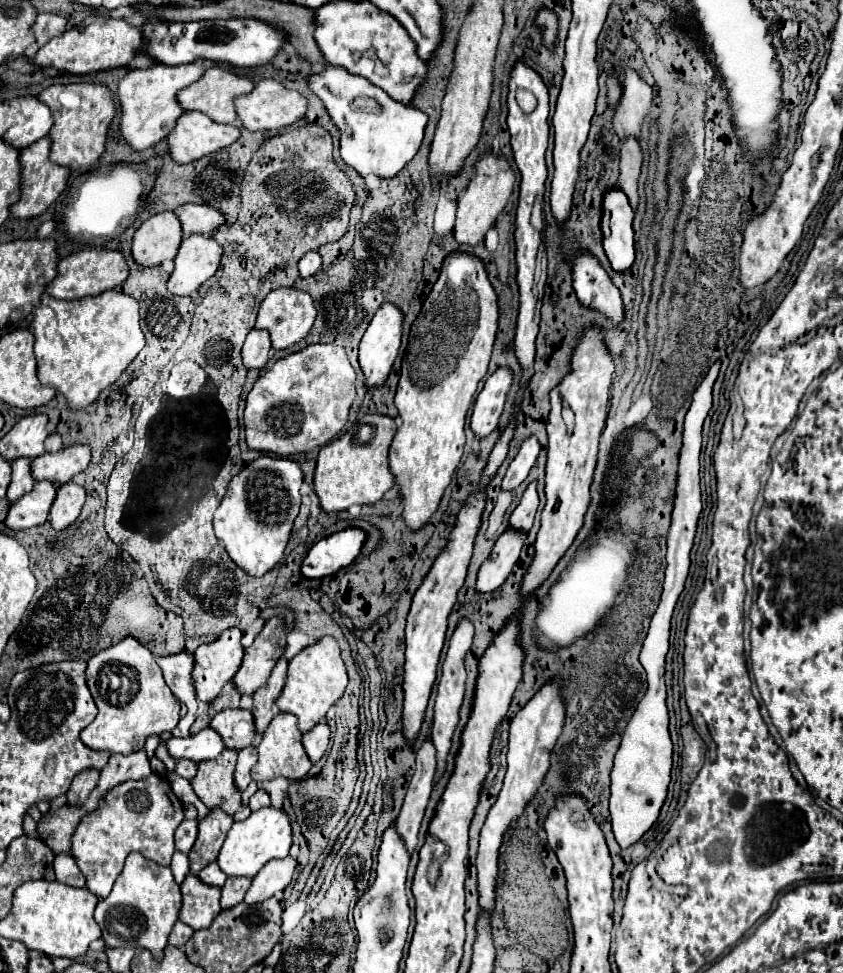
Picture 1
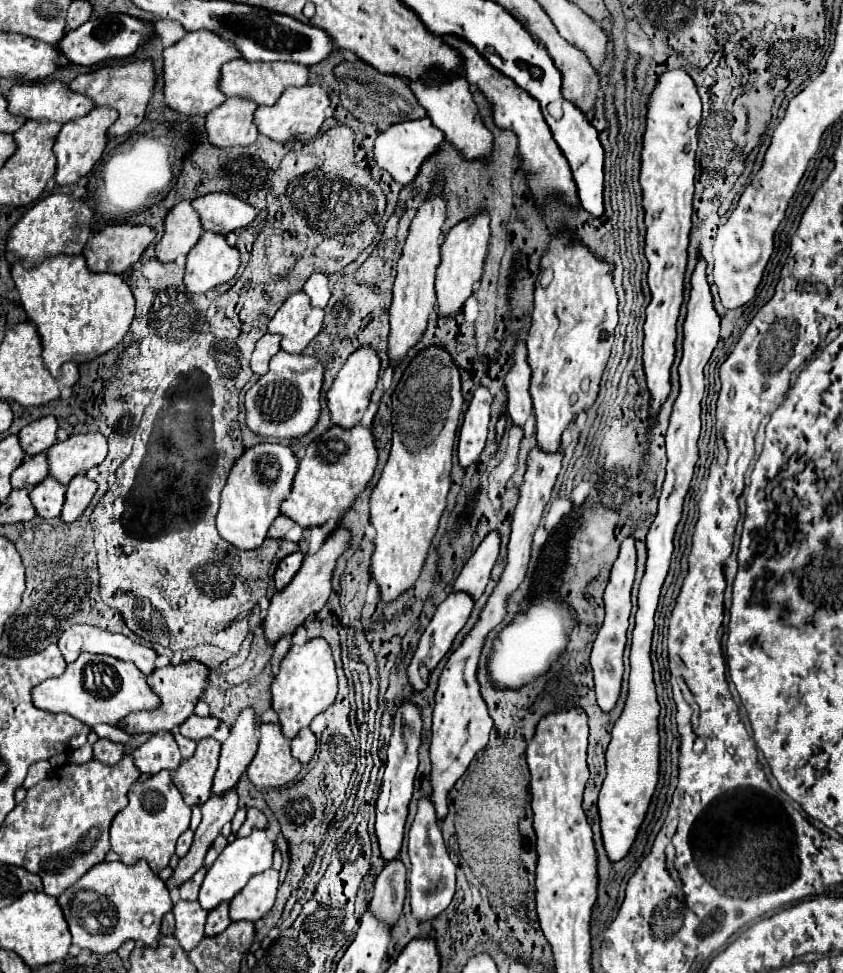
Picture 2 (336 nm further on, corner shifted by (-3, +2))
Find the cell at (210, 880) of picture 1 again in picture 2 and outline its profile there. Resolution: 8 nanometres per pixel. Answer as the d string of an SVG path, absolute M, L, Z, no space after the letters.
M206 867L198 869L186 883L182 883L182 885L180 885L180 897L186 899L186 901L196 901L204 875L206 875Z

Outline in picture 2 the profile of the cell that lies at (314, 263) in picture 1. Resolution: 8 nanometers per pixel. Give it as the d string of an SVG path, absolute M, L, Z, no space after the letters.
M312 273L304 285L306 295L312 299L312 307L326 307L330 299L330 283L328 277L322 273Z

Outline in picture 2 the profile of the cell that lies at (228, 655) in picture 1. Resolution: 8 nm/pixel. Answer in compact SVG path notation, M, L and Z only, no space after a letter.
M186 661L180 665L166 665L162 669L156 669L148 677L148 683L152 691L156 691L162 697L162 707L158 707L156 711L142 711L140 715L132 715L132 719L128 719L126 733L144 733L144 731L164 733L172 731L176 725L182 725L194 713L196 703L204 695L208 679L210 679L210 669L200 661Z

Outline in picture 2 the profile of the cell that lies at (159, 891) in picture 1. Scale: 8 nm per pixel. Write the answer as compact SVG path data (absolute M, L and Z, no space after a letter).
M140 859L134 865L124 865L122 861L94 865L74 883L72 889L58 897L58 903L64 909L72 943L98 955L116 951L128 939L156 947L162 917L172 911L168 887L158 875L152 873L146 859Z

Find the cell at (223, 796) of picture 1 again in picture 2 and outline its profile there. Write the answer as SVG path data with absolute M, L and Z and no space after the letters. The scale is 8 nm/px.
M214 737L202 739L192 759L182 761L172 773L172 781L180 789L186 805L202 805L212 795L212 779L218 767L220 743Z

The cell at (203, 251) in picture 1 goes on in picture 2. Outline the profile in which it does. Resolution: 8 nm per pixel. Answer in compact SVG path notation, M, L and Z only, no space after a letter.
M204 231L188 253L184 285L190 293L206 293L228 283L240 265L238 249L230 247L222 235Z

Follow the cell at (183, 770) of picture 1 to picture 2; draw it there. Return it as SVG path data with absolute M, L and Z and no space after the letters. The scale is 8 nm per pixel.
M174 729L172 733L176 735L176 741L178 741L178 747L180 747L180 753L182 753L182 757L184 757L184 759L190 759L190 757L194 755L194 751L196 751L196 741L182 737L178 729Z

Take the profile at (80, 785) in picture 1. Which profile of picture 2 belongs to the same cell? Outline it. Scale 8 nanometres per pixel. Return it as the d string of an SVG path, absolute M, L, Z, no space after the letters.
M98 739L94 743L94 759L104 765L116 765L124 755L124 745L110 739Z

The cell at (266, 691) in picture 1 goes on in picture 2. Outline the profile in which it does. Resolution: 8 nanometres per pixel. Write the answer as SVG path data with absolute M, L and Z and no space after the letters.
M246 707L240 717L236 719L234 727L230 729L228 739L222 743L220 751L220 765L214 775L212 793L224 793L226 789L234 787L240 775L246 773L248 765L252 763L258 747L258 719L252 707Z

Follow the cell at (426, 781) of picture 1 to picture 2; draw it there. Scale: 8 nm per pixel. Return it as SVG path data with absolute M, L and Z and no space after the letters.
M392 859L384 865L382 873L376 879L374 885L374 897L372 897L372 911L380 915L380 919L398 919L402 913L402 903L406 897L406 865L402 859Z

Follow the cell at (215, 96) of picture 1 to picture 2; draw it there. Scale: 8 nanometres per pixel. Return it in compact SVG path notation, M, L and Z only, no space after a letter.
M234 59L222 65L218 89L228 97L244 97L256 105L274 105L288 87L302 87L308 83L308 67L298 63L250 63Z

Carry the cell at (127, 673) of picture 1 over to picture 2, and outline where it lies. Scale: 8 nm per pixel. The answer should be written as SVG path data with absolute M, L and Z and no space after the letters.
M82 653L74 663L66 667L60 677L46 679L32 691L36 707L44 707L52 713L68 713L88 727L108 723L118 727L124 717L138 711L152 711L160 707L160 697L146 683L146 675L132 663L120 661L110 655Z

